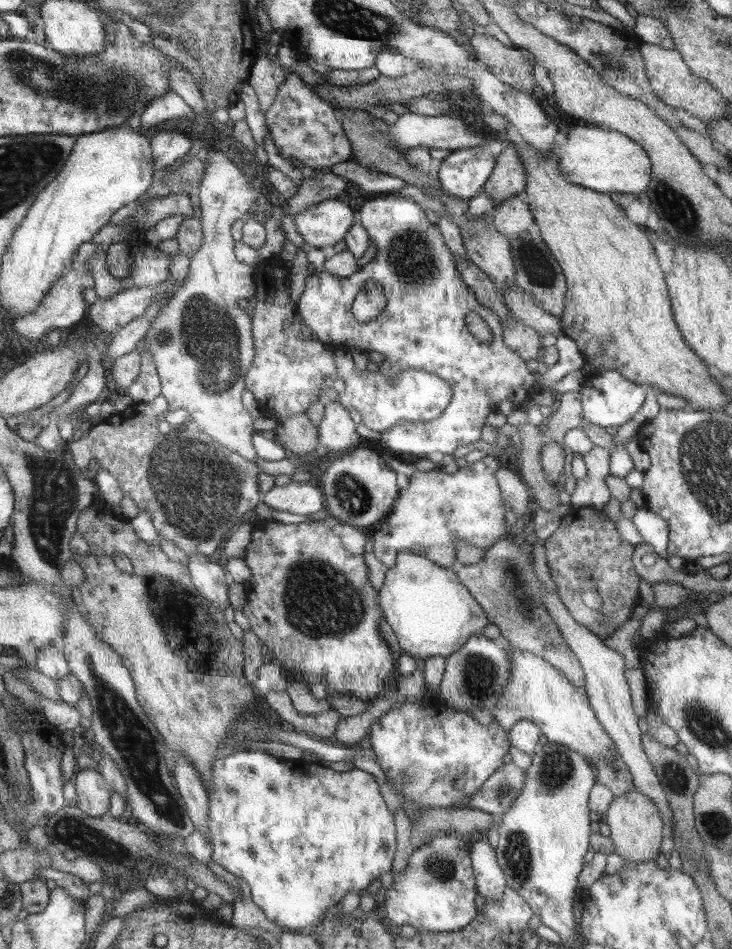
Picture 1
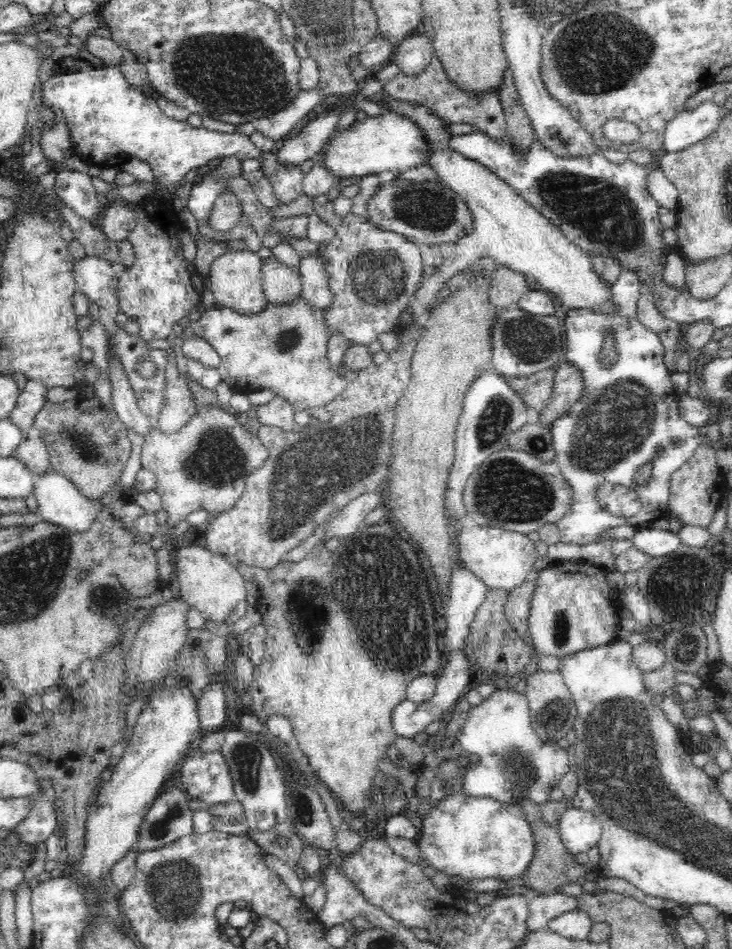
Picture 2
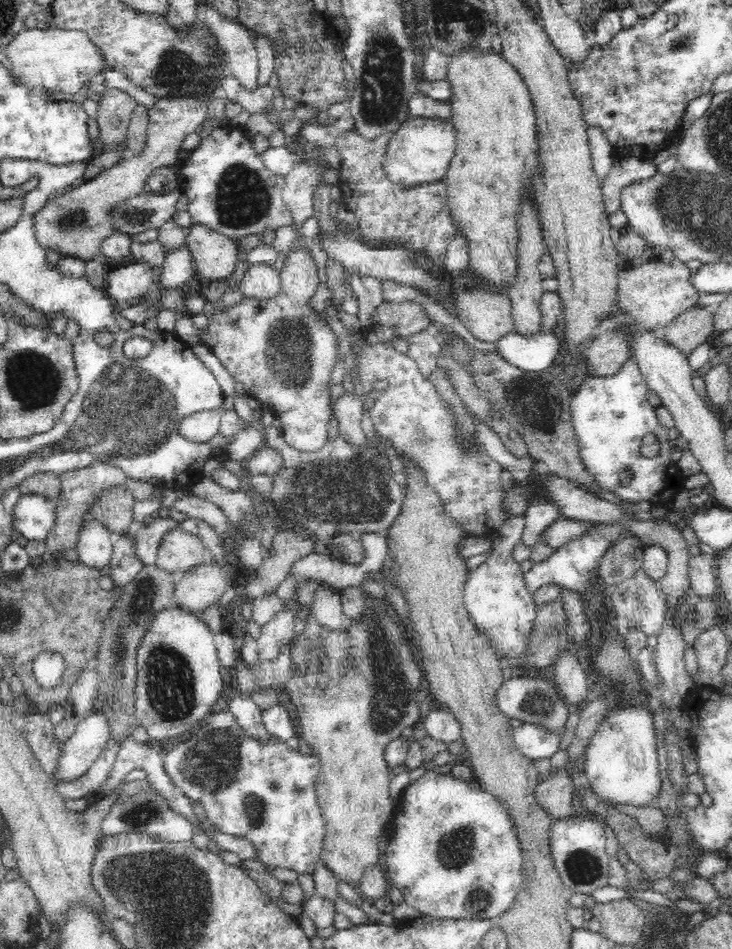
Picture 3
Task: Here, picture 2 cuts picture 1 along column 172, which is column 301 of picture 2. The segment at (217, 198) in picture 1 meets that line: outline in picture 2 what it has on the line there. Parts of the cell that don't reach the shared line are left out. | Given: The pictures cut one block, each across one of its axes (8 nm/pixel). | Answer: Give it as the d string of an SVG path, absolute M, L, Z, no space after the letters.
M302 297L292 304L268 303L259 314L241 315L232 309L215 304L201 314L199 320L189 322L193 334L203 338L219 354L221 363L217 368L221 379L233 392L249 393L254 390L273 390L287 400L296 411L324 407L334 400L345 388L345 376L338 374L328 363L328 331L325 330L324 309L312 307Z

